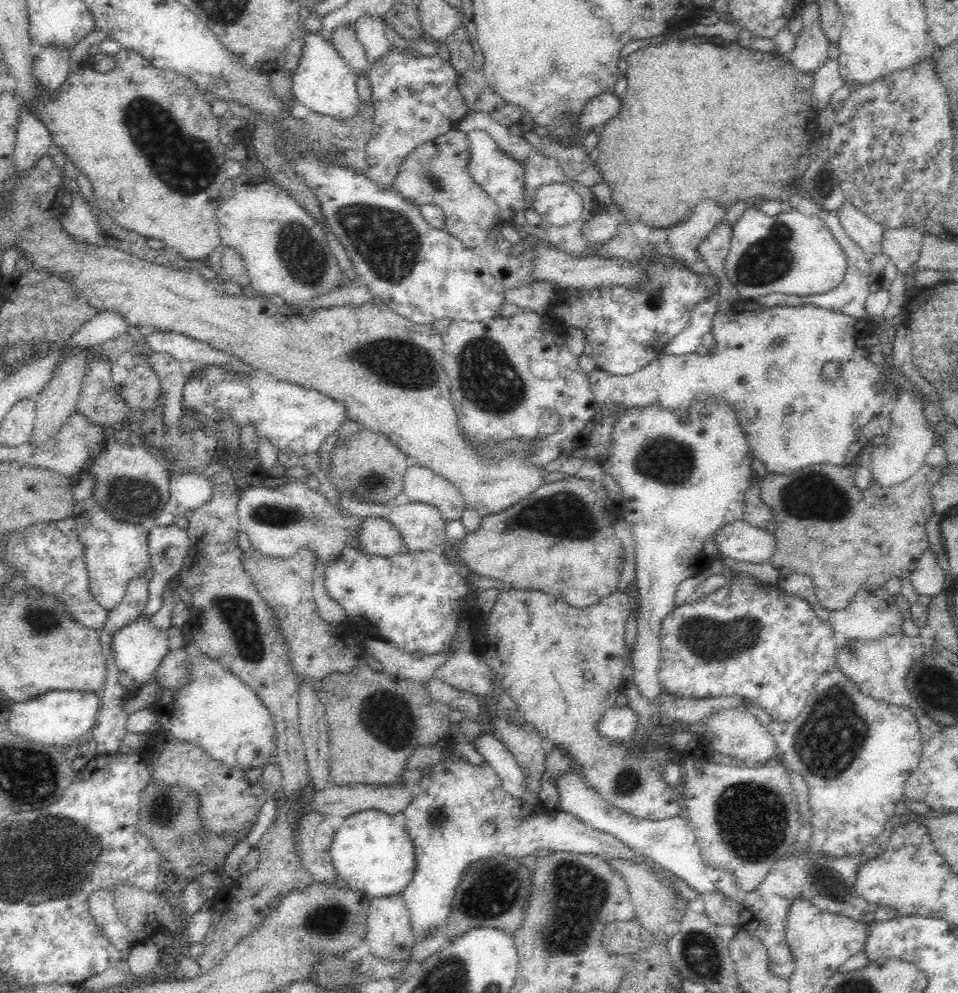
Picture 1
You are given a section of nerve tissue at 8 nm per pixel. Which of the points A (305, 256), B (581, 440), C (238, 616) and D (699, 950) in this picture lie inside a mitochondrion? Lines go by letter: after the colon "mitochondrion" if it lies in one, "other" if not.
A: mitochondrion
B: other
C: mitochondrion
D: mitochondrion

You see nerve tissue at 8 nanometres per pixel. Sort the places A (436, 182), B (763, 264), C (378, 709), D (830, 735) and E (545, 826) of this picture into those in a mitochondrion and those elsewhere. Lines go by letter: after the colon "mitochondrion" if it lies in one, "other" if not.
A: mitochondrion
B: mitochondrion
C: other
D: mitochondrion
E: other

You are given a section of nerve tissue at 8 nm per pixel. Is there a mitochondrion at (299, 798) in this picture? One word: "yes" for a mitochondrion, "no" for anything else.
no

